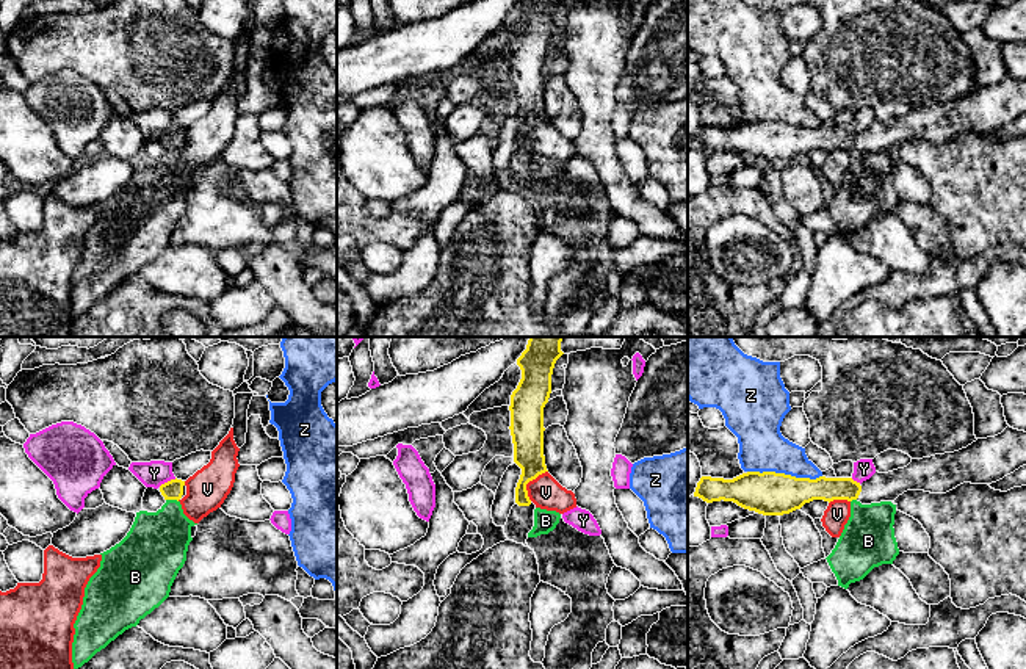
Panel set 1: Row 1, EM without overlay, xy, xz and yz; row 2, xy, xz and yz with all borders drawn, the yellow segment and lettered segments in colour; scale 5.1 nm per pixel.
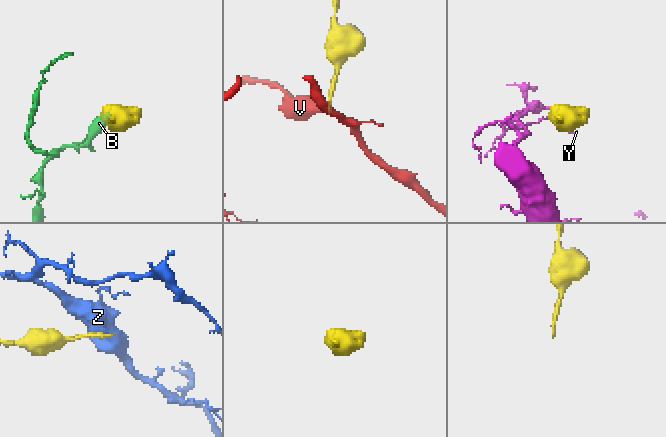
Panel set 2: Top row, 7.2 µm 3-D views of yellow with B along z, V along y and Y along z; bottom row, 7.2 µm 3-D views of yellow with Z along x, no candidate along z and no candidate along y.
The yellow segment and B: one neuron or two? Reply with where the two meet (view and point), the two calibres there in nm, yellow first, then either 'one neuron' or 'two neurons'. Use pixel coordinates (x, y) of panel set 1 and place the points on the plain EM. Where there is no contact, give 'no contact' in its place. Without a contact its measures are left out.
contact xy (173, 148); calibres 100 and 320 nm; two neurons

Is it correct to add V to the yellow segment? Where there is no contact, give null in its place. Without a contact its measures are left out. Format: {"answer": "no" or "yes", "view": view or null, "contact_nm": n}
{"answer": "no", "view": "xz", "contact_nm": 180}

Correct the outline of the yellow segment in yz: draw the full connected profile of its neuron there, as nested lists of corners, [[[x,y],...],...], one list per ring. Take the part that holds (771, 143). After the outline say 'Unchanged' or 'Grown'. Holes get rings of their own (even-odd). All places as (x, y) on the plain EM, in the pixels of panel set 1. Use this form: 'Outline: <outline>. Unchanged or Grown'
Outline: [[[1007,75],[1001,83],[987,88],[977,88],[966,97],[954,102],[935,103],[923,108],[912,108],[904,116],[888,122],[876,121],[862,133],[852,127],[825,127],[816,128],[796,127],[775,121],[747,121],[733,128],[702,125],[697,132],[694,146],[706,152],[733,150],[738,155],[755,160],[763,165],[783,165],[800,158],[813,149],[857,149],[862,154],[894,150],[907,139],[924,139],[930,143],[946,143],[963,132],[992,133],[1026,114],[1026,81]]]. Grown

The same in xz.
Outline: [[[523,0],[517,8],[522,28],[511,44],[511,85],[514,111],[522,118],[515,136],[515,154],[504,174],[509,190],[528,196],[528,182],[534,175],[536,154],[529,149],[526,133],[548,121],[544,105],[544,56],[551,42],[551,24],[562,0]]]. Grown

